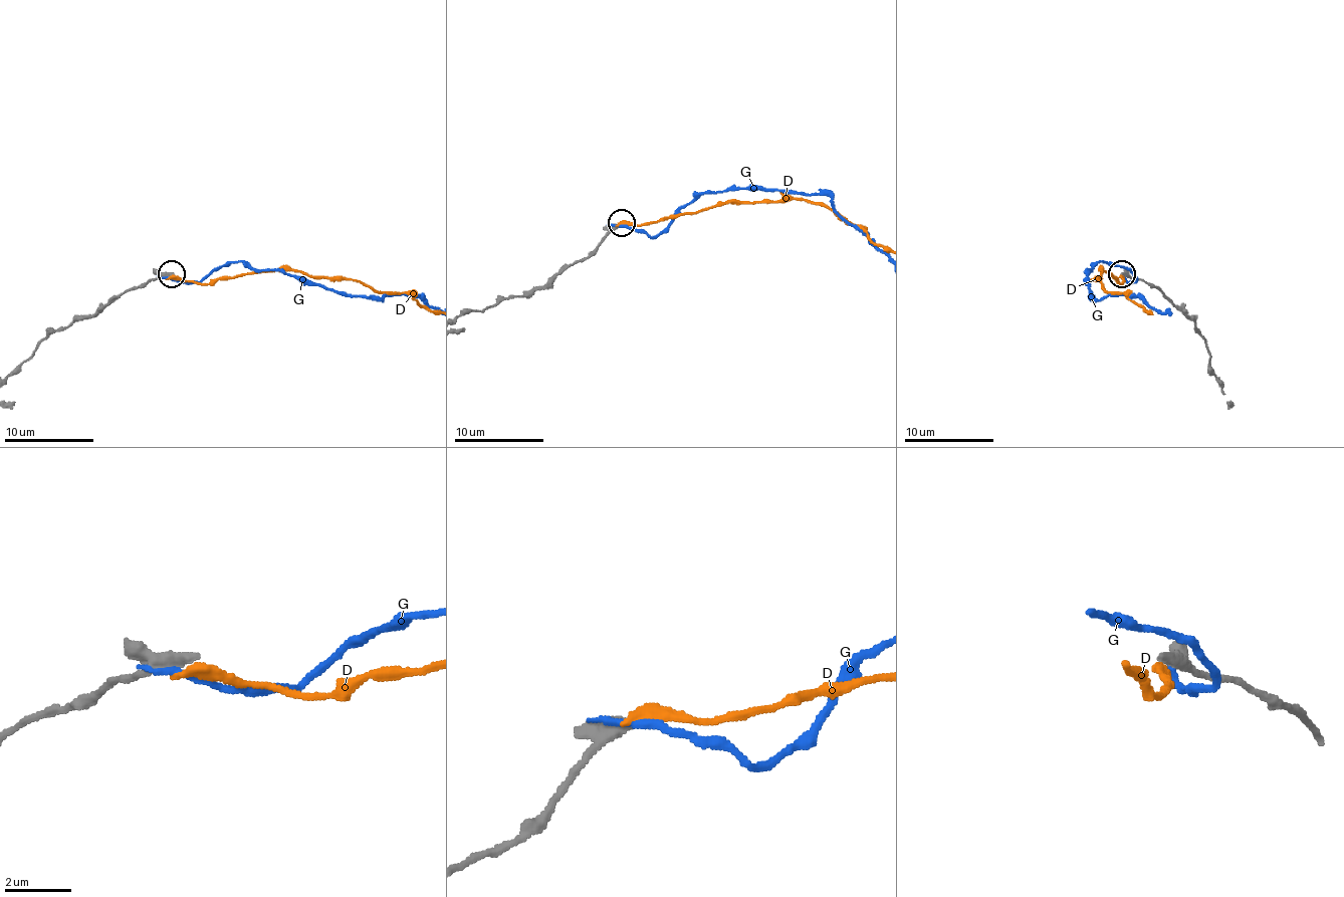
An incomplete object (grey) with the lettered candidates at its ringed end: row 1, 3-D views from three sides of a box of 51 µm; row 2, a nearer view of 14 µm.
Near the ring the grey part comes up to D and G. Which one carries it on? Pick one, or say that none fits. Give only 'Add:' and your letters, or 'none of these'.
Add: none of these

